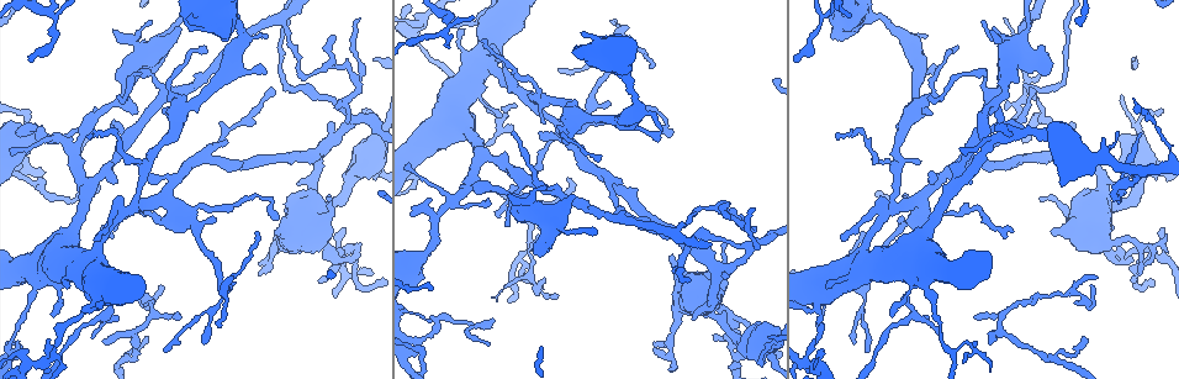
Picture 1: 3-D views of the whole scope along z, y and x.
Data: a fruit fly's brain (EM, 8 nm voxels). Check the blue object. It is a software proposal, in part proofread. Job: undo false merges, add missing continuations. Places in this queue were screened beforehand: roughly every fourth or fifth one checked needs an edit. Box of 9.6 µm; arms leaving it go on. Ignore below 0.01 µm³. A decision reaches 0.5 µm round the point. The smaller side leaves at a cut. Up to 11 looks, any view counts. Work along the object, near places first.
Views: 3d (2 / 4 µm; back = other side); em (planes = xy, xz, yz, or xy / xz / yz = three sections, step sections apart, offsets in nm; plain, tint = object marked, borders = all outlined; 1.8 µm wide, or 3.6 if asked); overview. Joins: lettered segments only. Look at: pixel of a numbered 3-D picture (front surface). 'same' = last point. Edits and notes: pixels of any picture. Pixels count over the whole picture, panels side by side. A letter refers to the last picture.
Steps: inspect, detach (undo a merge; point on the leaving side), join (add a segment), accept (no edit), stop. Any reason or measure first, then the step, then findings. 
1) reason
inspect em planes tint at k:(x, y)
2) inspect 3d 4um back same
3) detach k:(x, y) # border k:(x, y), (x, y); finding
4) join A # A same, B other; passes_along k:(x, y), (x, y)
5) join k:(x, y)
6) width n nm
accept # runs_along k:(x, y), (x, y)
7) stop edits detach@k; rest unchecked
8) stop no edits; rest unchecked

tapers out
inspect 3d 2um at 1:(1141, 136)

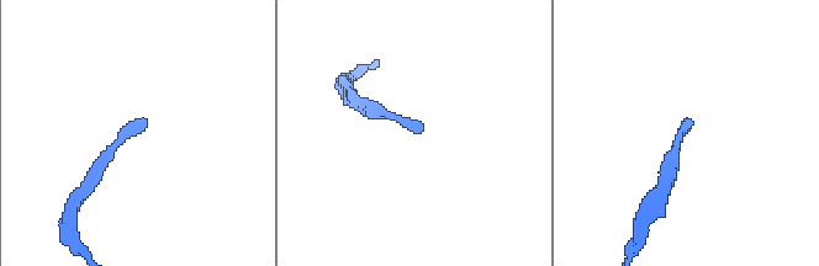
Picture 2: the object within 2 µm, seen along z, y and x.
inspect em xz step 8 plain at 2:(692, 123)

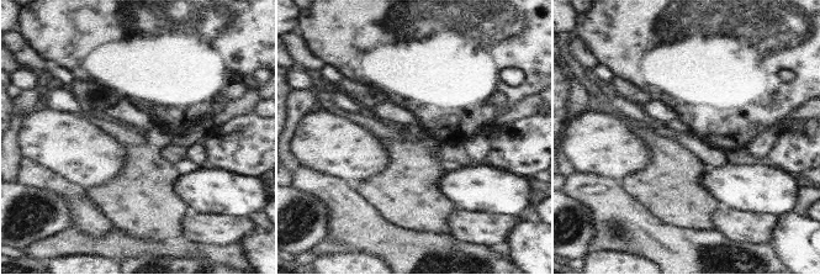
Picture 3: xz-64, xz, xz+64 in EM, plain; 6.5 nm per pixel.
what lies round it
inspect em xz step 8 borders same

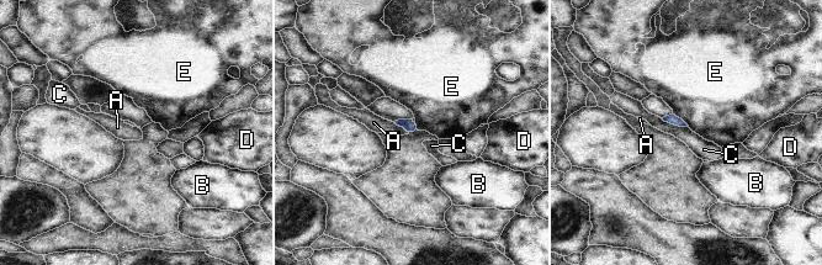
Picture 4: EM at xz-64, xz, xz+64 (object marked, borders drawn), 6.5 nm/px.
accept # A other, B other, C other, D other, E other; border 4:(393, 122), (408, 133); no lettered segment goes on from it

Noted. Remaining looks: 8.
sharp bend
inspect 3d 4um at 1:(43, 193)

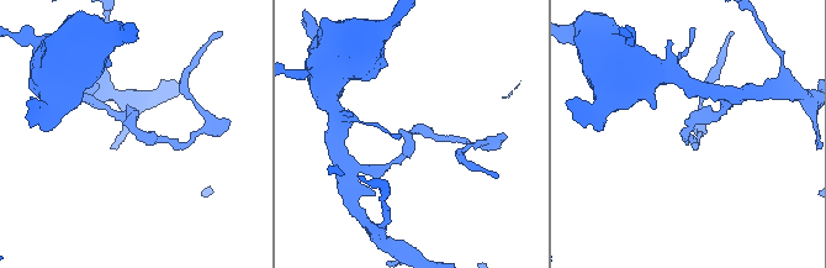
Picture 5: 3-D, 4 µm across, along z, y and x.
need the tissue
inspect em 3.6um xy step 16 borders at 5:(685, 129)

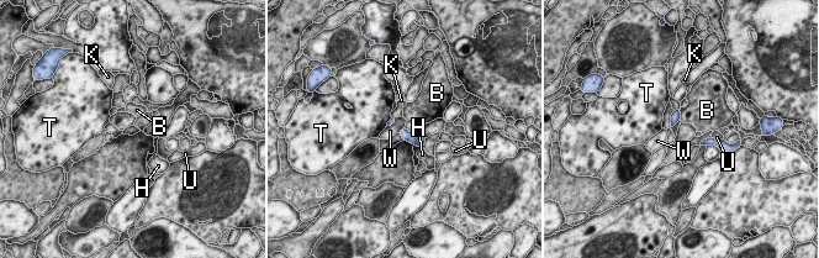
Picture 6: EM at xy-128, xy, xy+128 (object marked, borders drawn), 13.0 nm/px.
longest_contact U 170 nm
accept # B other, H other, K other, T other, U other, W other; border 6:(395, 117), (395, 121), (387, 126); one neuron here

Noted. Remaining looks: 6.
a fork
inspect 3d 4um back at 1:(519, 197)

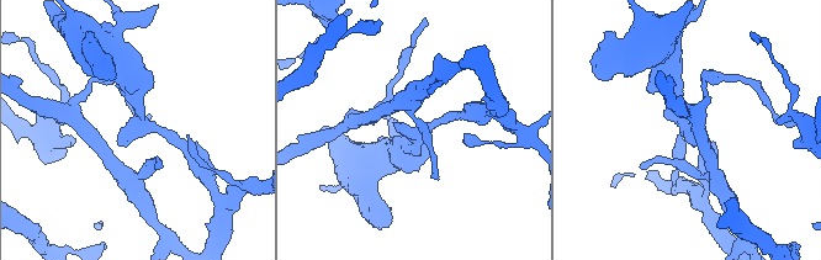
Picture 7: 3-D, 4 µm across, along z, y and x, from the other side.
now the EM
inspect em yz step 8 tint at 7:(417, 133)

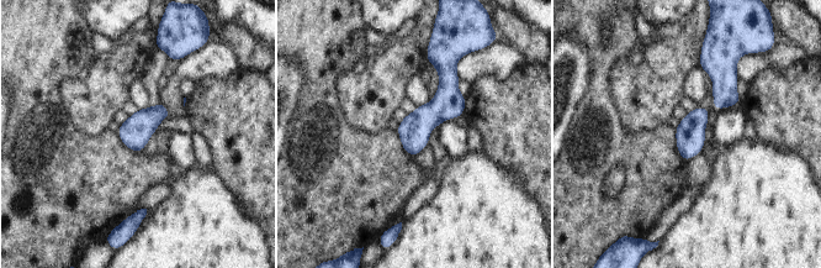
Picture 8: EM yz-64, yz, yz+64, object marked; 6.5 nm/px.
cut it another way
inspect em planes borders same

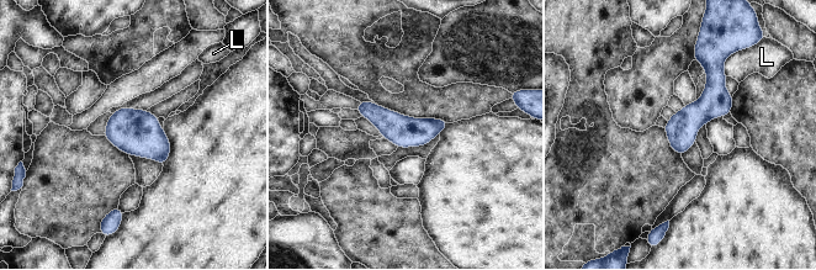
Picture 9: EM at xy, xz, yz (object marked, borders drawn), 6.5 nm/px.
longest_contact L 120 nm
accept # L other; runs_along 9:(708, 63), (713, 99), (681, 151); one neuron here

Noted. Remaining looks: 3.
tapers out
inspect 3d 4um at 1:(657, 346)

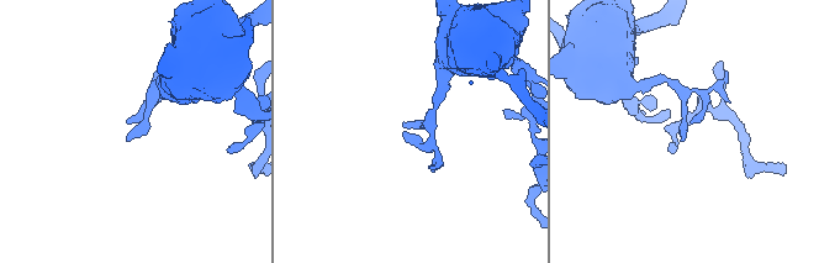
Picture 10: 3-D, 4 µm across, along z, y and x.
now the EM
inspect em planes plain at 10:(691, 121)

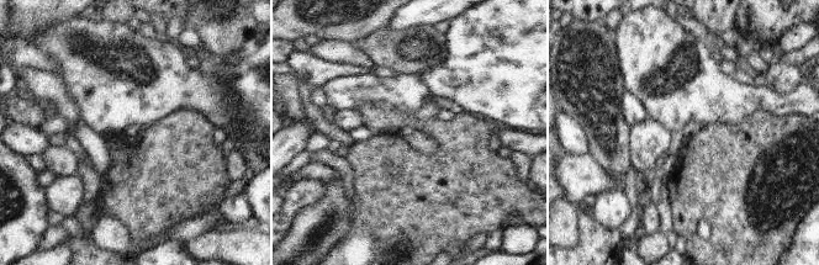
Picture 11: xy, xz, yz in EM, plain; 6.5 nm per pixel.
inspect em planes borders same

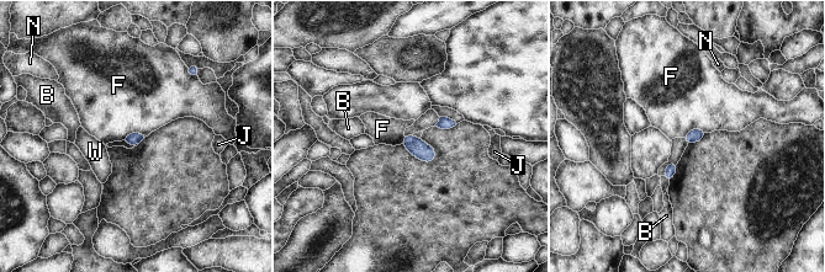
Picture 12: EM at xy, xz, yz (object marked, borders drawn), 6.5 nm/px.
width 80 nm
accept # B other, F other, J other, N other, W other; border 12:(708, 131), (691, 128), (682, 137); no lettered segment goes on from it

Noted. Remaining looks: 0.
stop no edits; rest unchecked

